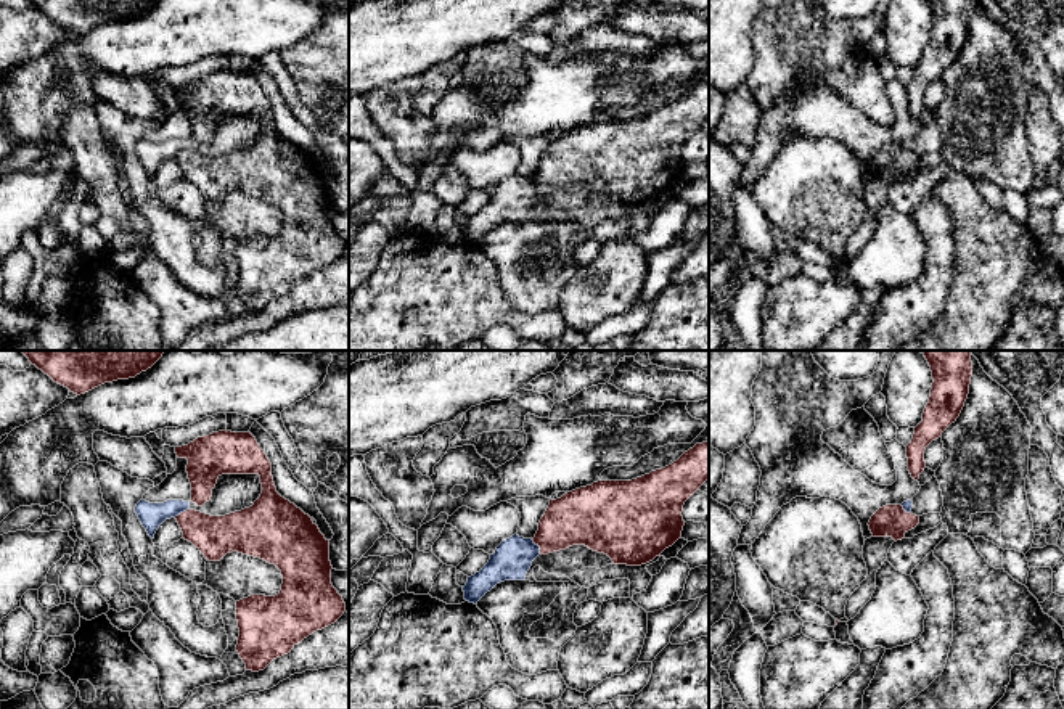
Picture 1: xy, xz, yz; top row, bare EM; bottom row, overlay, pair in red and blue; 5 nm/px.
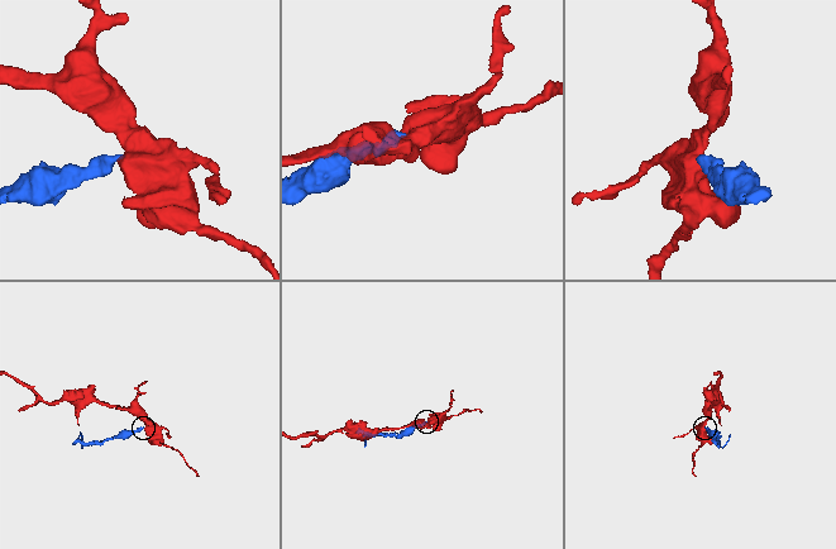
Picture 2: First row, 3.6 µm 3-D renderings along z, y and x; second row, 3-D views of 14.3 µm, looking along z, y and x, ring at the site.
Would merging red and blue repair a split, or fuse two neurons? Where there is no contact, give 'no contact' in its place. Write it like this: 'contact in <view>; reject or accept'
contact in xz; reject

